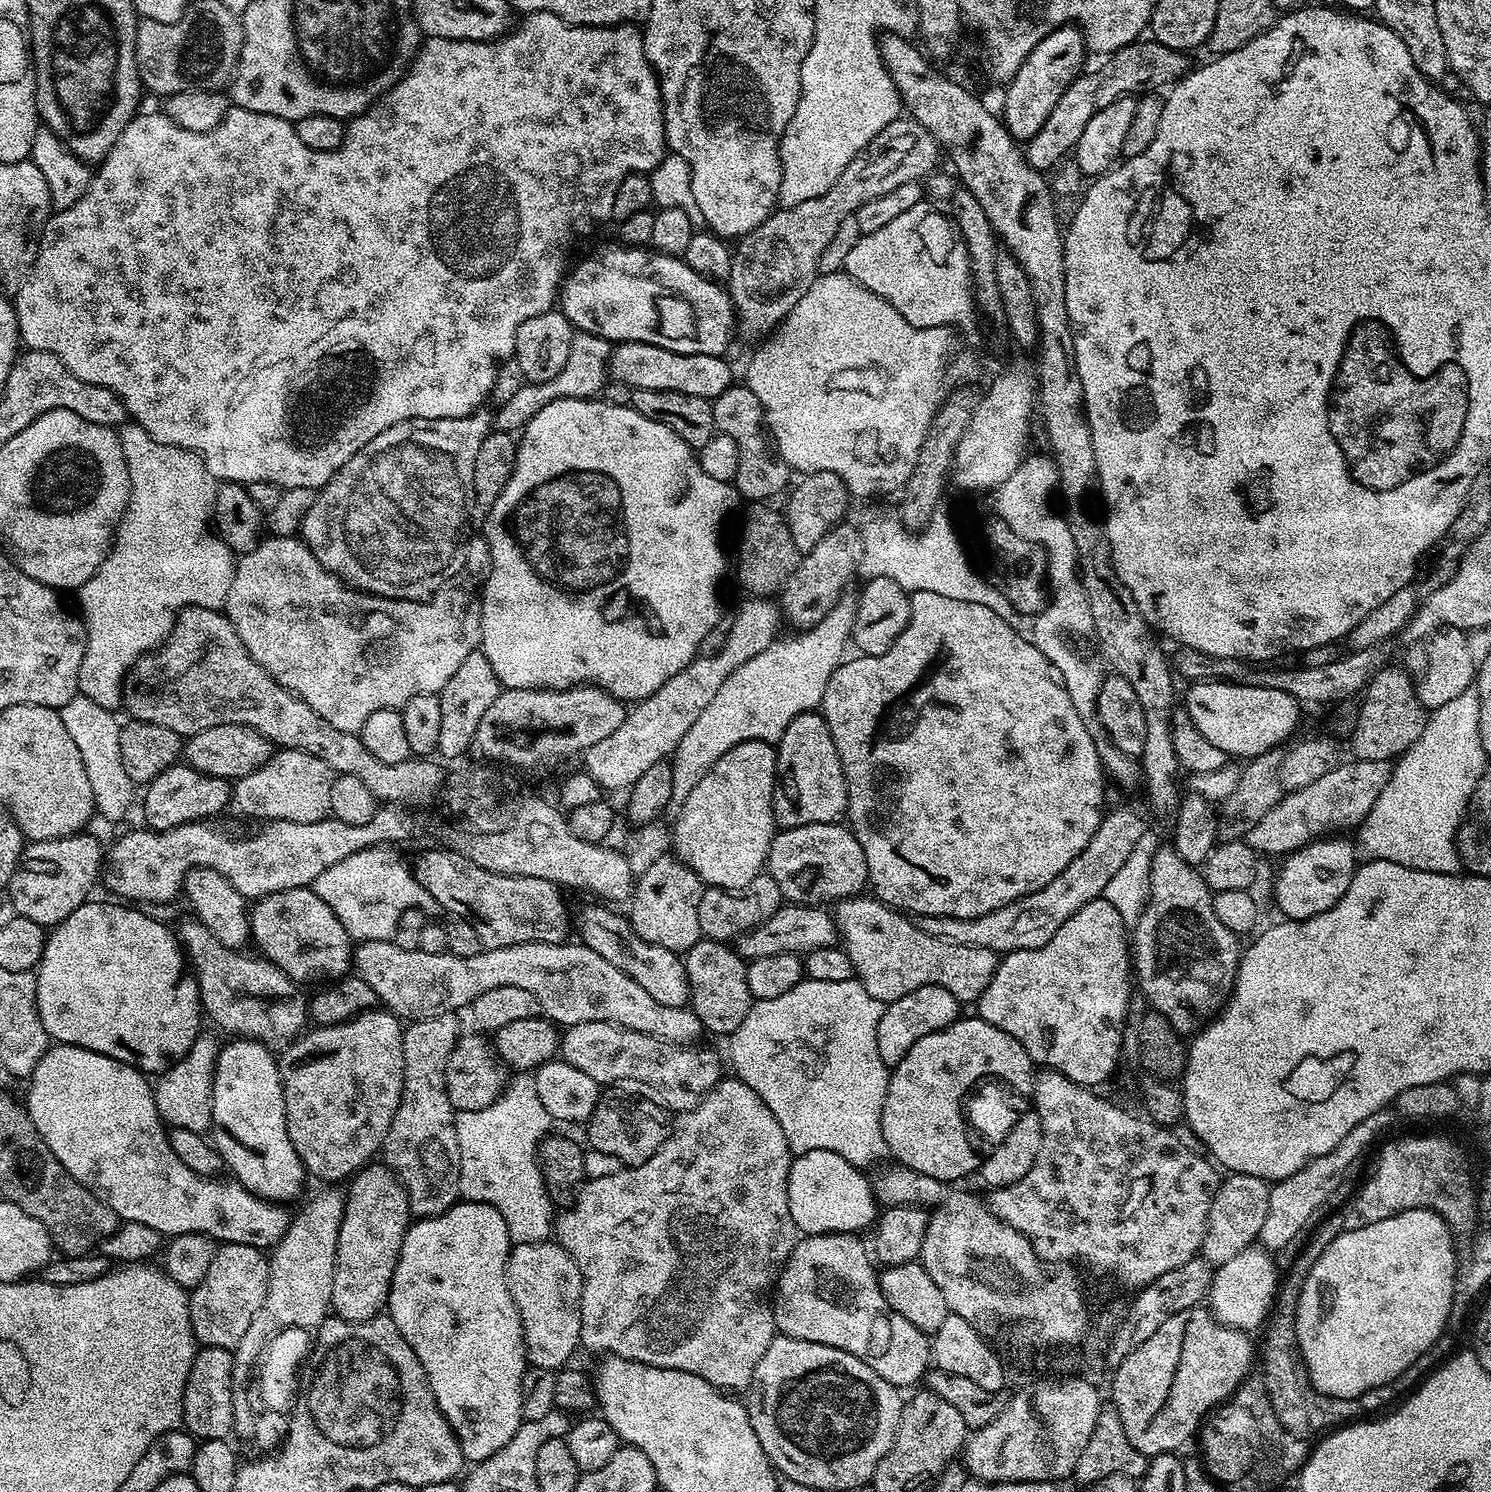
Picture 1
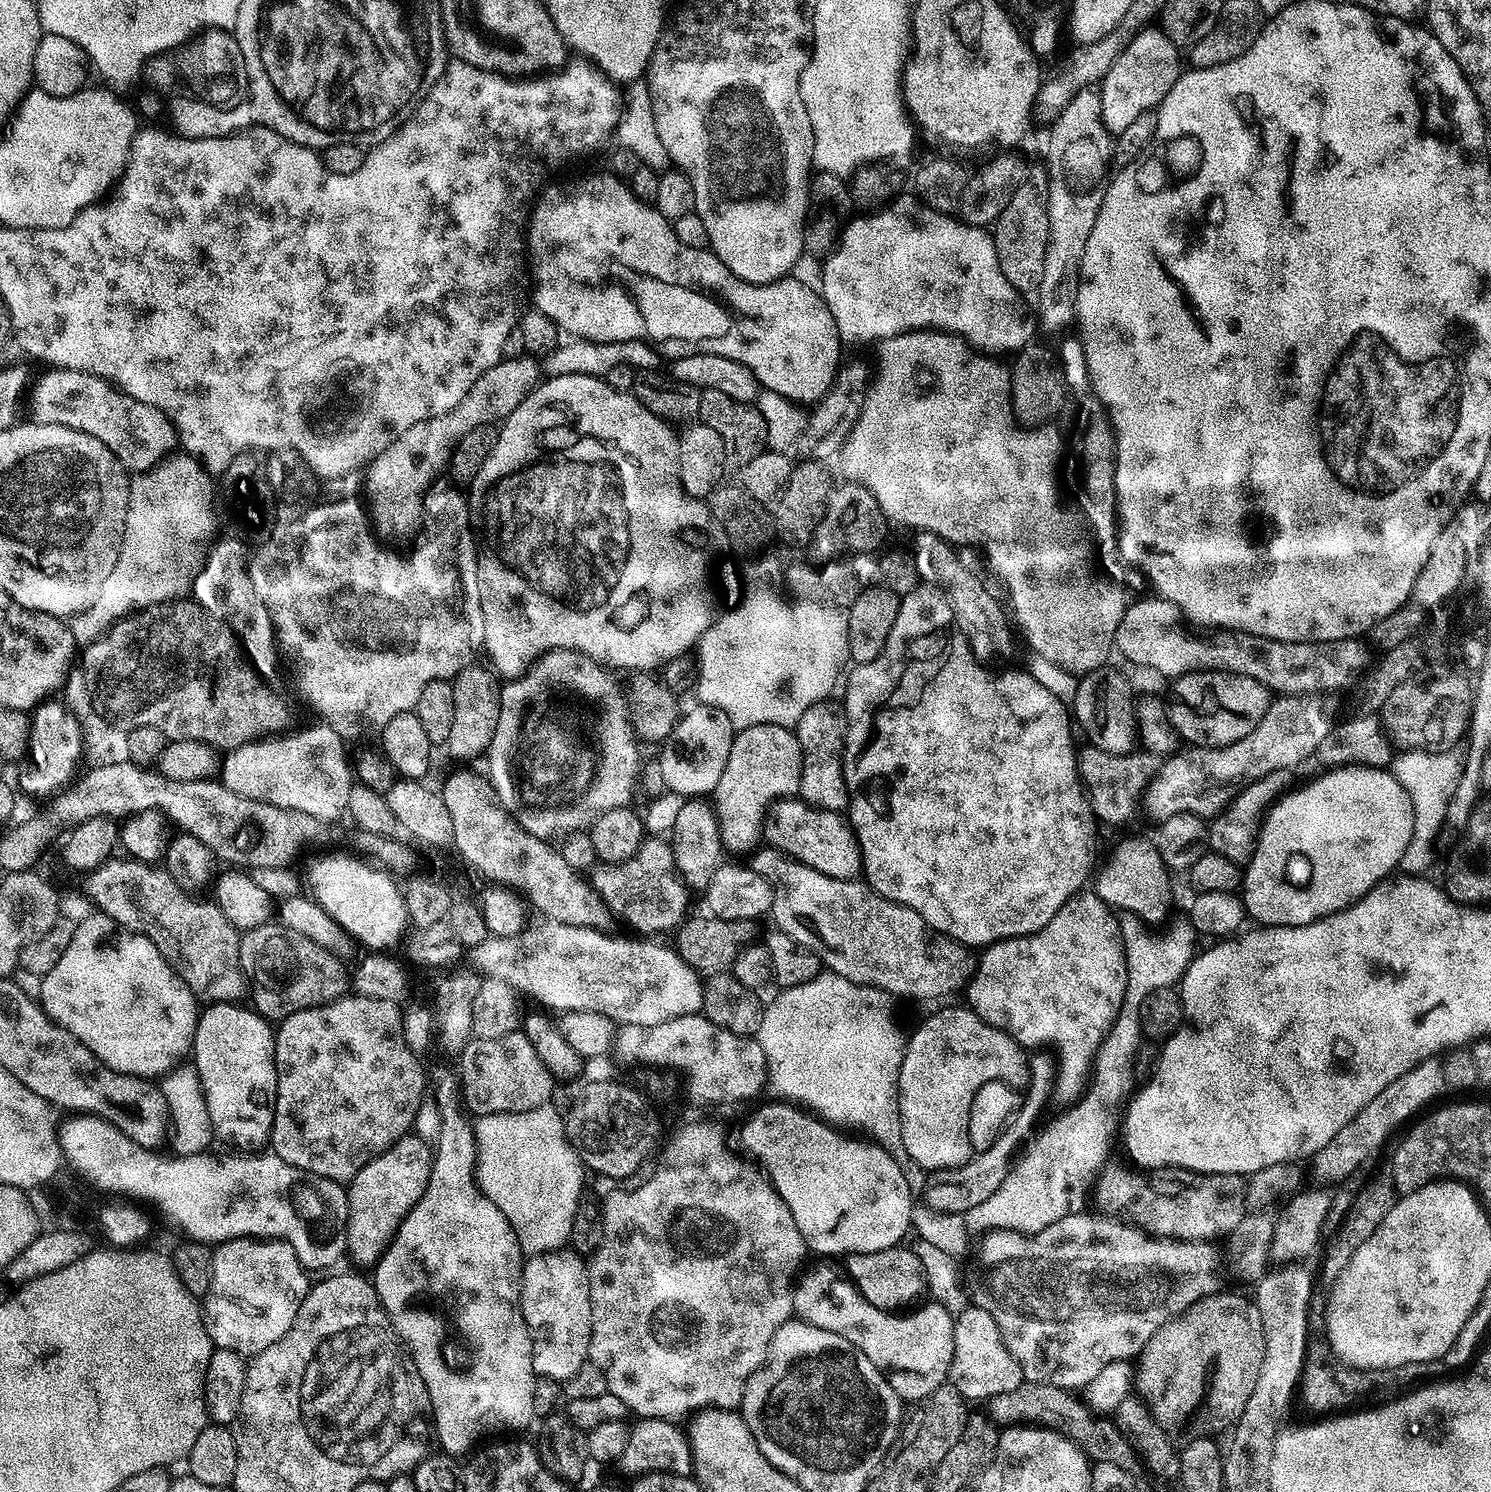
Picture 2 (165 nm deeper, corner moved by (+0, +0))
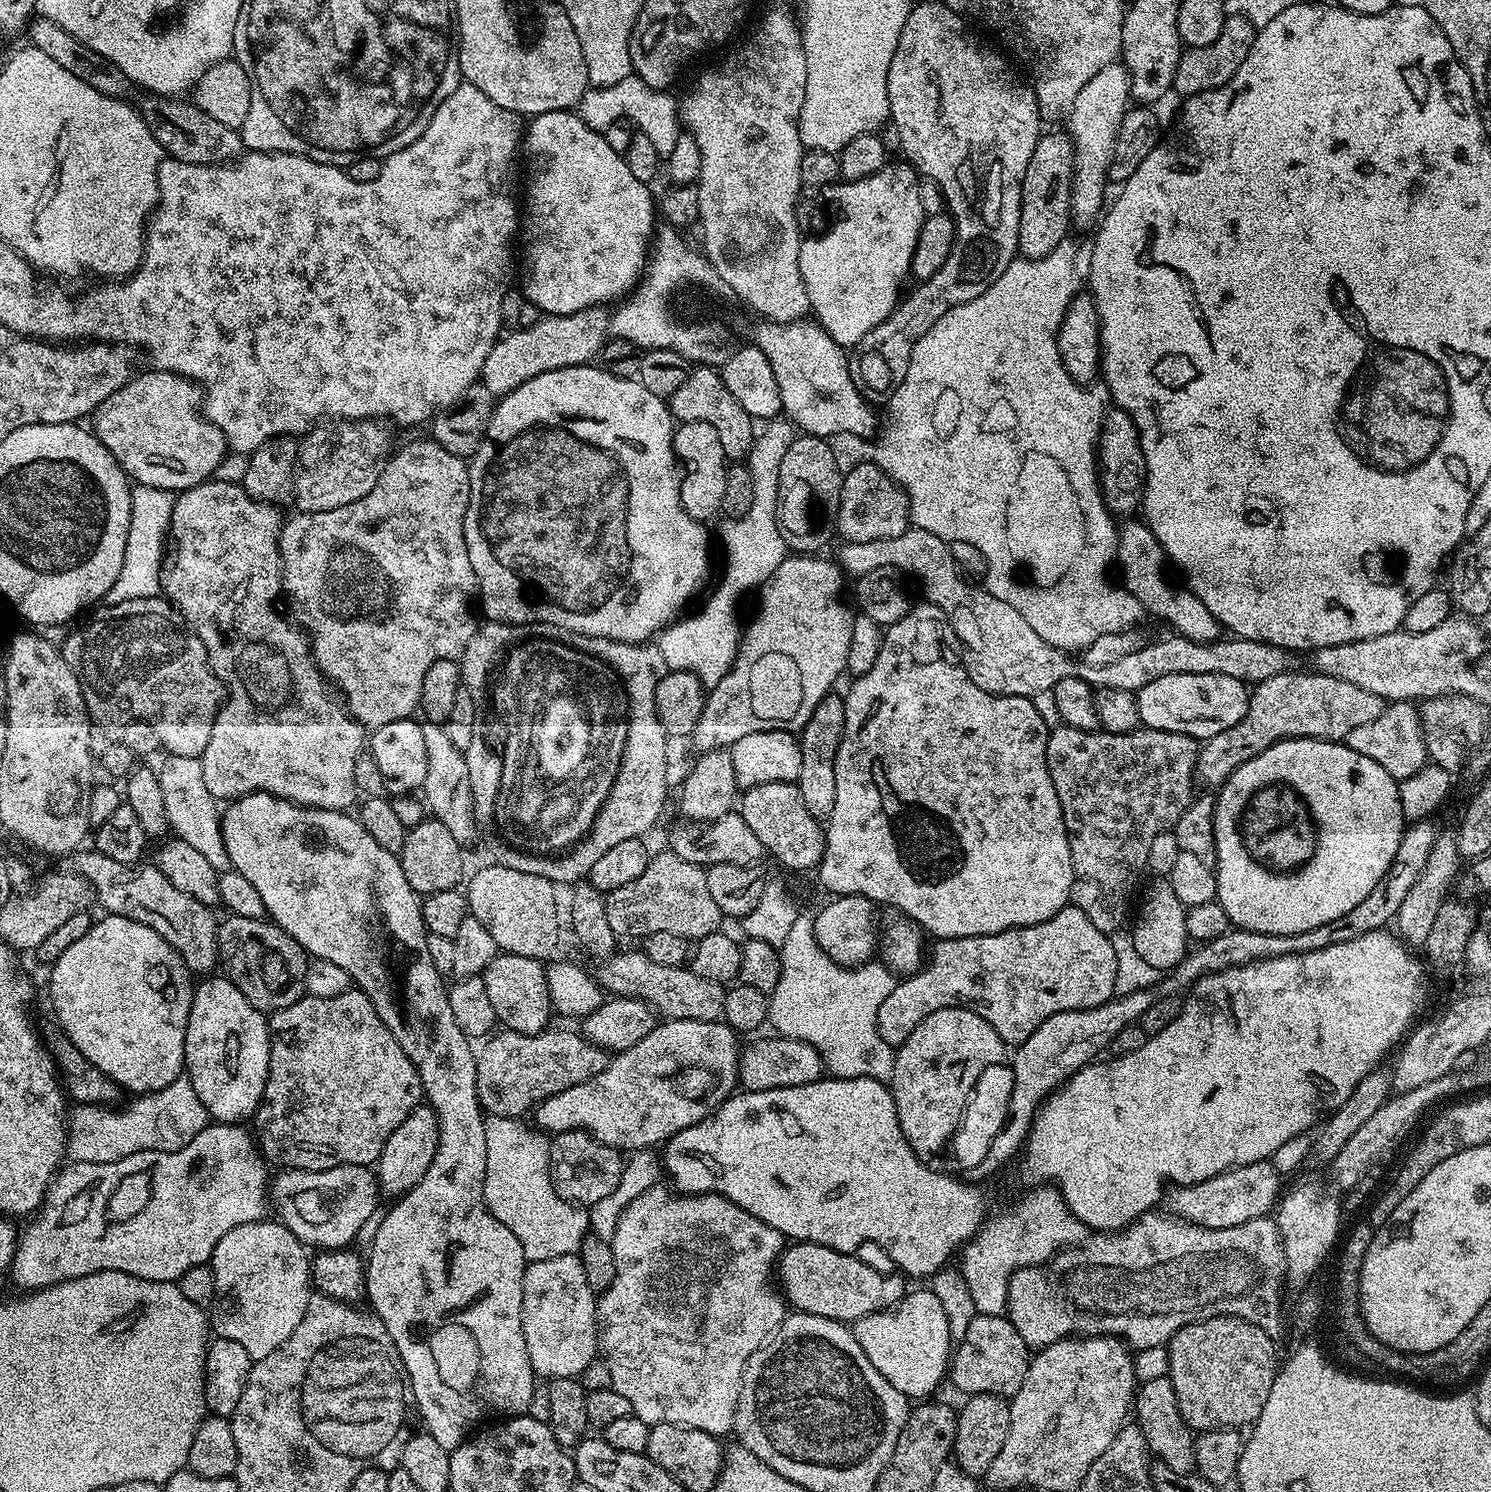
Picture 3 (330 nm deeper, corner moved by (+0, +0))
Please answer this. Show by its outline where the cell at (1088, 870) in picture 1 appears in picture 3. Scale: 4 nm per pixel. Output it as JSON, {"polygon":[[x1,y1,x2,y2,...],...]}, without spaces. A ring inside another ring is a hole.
{"polygon":[[1289,670,1266,678,1251,689,1248,697,1248,712,1230,730,1222,730,1214,738,1203,741,1200,757,1196,763,1196,775,1199,783,1219,786,1262,750,1277,744,1279,740,1310,738,1311,740,1335,740,1343,742,1346,734,1358,726,1374,722,1383,714,1386,702,1354,682,1342,682,1342,678,1321,676]]}

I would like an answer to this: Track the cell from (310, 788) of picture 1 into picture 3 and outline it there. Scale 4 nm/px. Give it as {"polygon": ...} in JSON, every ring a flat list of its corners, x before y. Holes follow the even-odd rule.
{"polygon":[[220,479,205,480,204,483,179,493,173,499,170,536,173,541,176,539,176,549,173,552,171,549,170,559,162,572,163,595,173,609,179,612,180,608,181,614,184,615,185,622,183,621,183,623,191,629,196,639,204,643,204,648,208,651,208,667,219,678,227,692,226,702,220,705,220,713,212,723,206,750,198,758,201,762,202,779,217,802,231,802,240,796,249,796,255,792,269,792,283,800,300,804,303,808,325,808,335,812,351,809,351,804,353,803,353,807,358,800,358,795,356,796,356,759,360,756,360,747,363,744,365,747,366,730,349,714,347,708,338,699,337,693,333,691,328,681,324,679,324,675,316,667,307,635,295,623,287,624,276,613,276,608,272,605,276,600,276,595,279,597,282,592,280,582,281,509,277,505,256,500,244,489,243,483,231,484,228,480]]}

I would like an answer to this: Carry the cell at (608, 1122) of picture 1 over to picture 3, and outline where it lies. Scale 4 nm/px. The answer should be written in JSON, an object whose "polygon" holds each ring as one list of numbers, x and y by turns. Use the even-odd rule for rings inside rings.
{"polygon":[[579,1130,555,1133,548,1146,548,1161,550,1162,550,1174,558,1181,559,1187,580,1206,589,1206,606,1198,618,1186,625,1166,625,1157,621,1149,606,1146,595,1140,590,1133]]}

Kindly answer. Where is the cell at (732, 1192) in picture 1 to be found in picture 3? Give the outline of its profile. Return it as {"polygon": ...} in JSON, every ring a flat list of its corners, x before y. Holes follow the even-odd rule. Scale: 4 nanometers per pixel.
{"polygon":[[655,1186,646,1190,642,1195,630,1202,626,1206,623,1213,618,1218,617,1229,614,1230,614,1234,610,1241,612,1249,614,1250,614,1282,610,1282,610,1286,605,1292,599,1293,596,1302,596,1322,598,1325,598,1352,602,1359,606,1362,606,1366,610,1370,610,1382,611,1388,618,1390,618,1394,622,1394,622,1398,626,1398,626,1402,630,1402,632,1407,632,1415,642,1418,642,1422,646,1422,649,1426,653,1424,673,1424,674,1426,682,1426,683,1428,693,1428,694,1430,702,1430,706,1434,715,1436,717,1438,724,1438,724,1435,733,1431,736,1423,736,1407,738,1406,738,1398,740,1397,740,1391,742,1390,742,1378,744,1377,744,1371,748,1365,749,1358,752,1357,762,1345,770,1340,774,1333,783,1324,786,1315,786,1301,783,1295,777,1294,768,1285,768,1279,773,1279,774,1269,777,1267,780,1259,781,1252,786,1247,786,1238,778,1230,774,1230,774,1226,770,1226,766,1222,762,1222,758,1218,754,1218,754,1214,750,1214,746,1210,742,1210,742,1206,738,1206,734,1202,727,1200,725,1196,718,1196,714,1192,698,1192,695,1194,677,1194,675,1191,662,1188,662,1186]]}

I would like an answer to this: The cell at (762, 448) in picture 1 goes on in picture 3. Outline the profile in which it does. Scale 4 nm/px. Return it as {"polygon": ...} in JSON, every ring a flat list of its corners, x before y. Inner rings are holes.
{"polygon":[[693,367,686,382,682,382,678,390,674,390,670,398,670,411,677,421,685,424,707,422,709,426,714,426,714,430,718,430,724,455,732,462,743,461,756,439,758,428,754,423,754,417,746,414,742,406,738,406,738,398,734,398,730,390,726,390,726,382,722,382,715,367]]}

